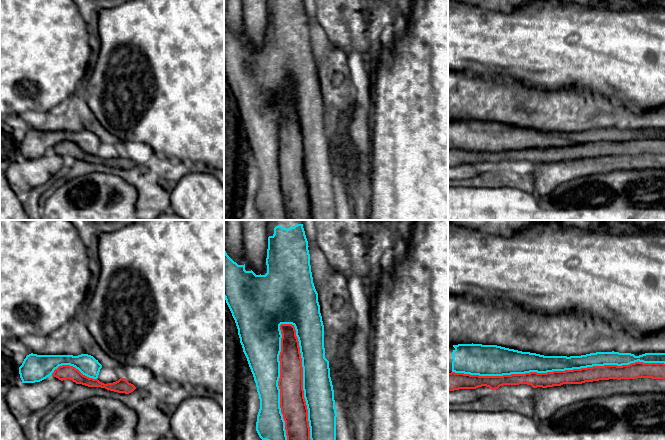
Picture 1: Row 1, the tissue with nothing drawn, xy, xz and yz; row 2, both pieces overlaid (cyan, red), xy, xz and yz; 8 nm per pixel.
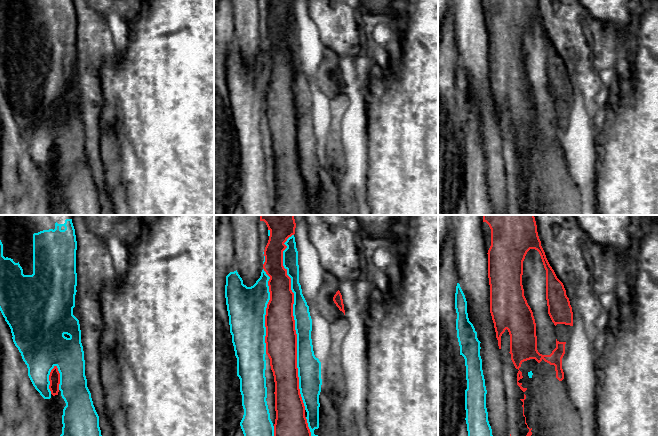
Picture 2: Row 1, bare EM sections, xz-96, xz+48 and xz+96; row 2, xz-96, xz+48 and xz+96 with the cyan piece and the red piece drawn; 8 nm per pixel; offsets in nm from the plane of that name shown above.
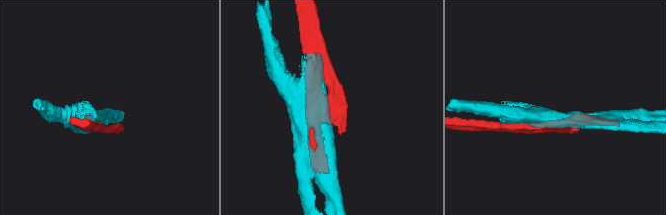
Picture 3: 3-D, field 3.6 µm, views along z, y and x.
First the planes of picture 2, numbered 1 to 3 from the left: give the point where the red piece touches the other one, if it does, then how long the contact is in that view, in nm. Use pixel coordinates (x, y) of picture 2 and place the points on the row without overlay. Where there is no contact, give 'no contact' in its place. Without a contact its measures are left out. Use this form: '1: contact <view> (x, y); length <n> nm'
1: contact xz-96 (48, 155); length 240 nm
2: contact xz+48 (295, 98); length 1400 nm
3: no contact

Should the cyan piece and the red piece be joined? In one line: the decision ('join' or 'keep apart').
keep apart

